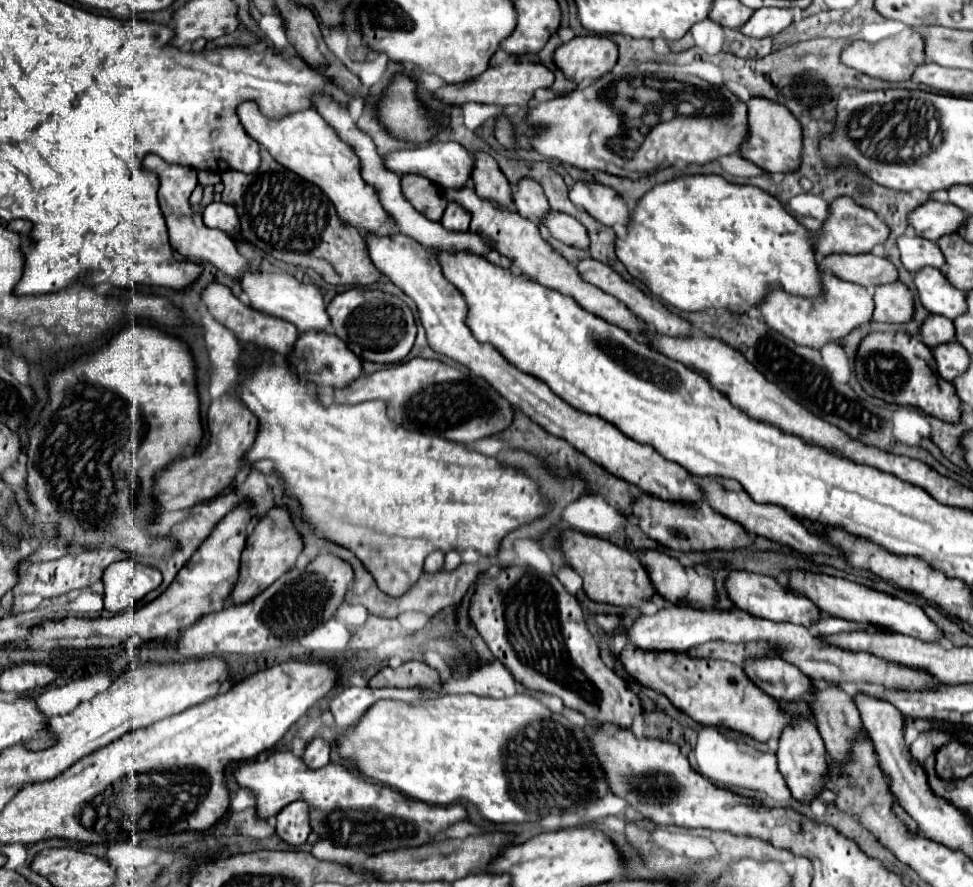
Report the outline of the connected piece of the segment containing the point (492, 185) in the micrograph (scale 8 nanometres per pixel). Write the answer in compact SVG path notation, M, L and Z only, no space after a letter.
M478 154L474 160L476 160L476 164L474 164L474 172L472 172L472 182L474 182L476 194L482 200L500 204L502 208L510 208L512 206L510 182L500 172L494 158L488 154Z

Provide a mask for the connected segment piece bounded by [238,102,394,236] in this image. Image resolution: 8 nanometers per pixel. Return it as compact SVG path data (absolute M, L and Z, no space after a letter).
M244 102L238 108L238 116L246 132L264 146L272 158L278 164L284 164L284 168L296 172L300 178L316 184L334 204L338 218L362 230L362 234L378 234L386 236L392 232L394 218L382 208L378 200L378 190L362 180L360 176L360 160L356 152L340 140L336 130L312 108L288 114L280 120L268 120L266 116L260 116L260 110L252 102Z

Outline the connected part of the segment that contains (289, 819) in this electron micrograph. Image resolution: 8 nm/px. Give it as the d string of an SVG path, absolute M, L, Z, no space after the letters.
M292 802L276 816L276 834L294 846L300 846L306 842L310 834L310 820L308 820L308 804Z

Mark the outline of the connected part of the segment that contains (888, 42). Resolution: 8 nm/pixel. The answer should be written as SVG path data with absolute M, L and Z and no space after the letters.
M906 28L902 34L884 38L874 44L862 42L862 40L852 42L852 46L842 52L842 62L872 78L880 78L880 80L888 80L888 82L906 82L912 78L912 74L918 66L928 62L924 46L926 46L924 36L920 36L914 28Z

